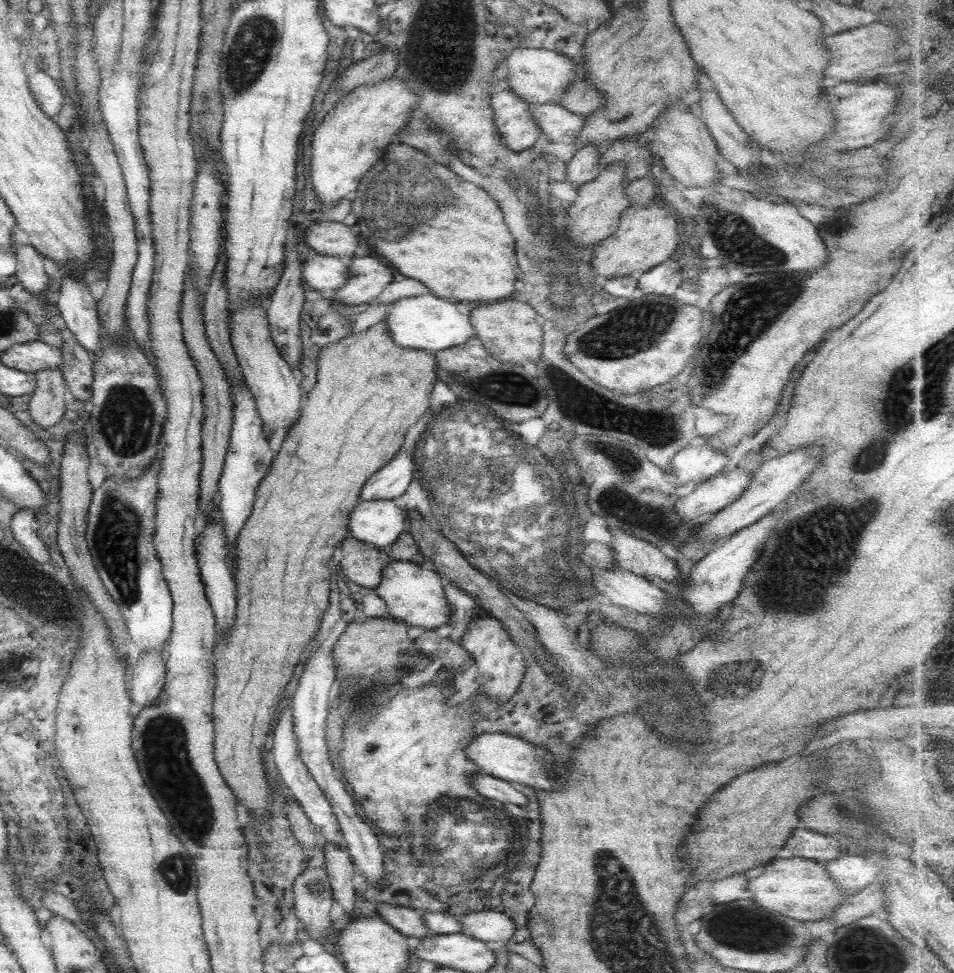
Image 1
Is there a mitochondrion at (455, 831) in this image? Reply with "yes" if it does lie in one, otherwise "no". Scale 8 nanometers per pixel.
yes

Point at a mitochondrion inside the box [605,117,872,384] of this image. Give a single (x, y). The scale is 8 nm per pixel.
(733, 238)

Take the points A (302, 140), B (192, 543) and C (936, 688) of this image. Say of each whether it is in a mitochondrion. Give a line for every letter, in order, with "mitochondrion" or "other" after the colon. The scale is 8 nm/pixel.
A: other
B: other
C: other

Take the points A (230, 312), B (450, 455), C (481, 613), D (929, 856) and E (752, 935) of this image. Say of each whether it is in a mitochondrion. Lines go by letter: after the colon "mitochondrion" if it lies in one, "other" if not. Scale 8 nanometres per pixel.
A: other
B: mitochondrion
C: other
D: other
E: mitochondrion

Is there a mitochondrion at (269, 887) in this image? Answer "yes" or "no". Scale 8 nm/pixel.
no

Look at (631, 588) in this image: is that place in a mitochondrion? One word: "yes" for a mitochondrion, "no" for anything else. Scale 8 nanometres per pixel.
no

